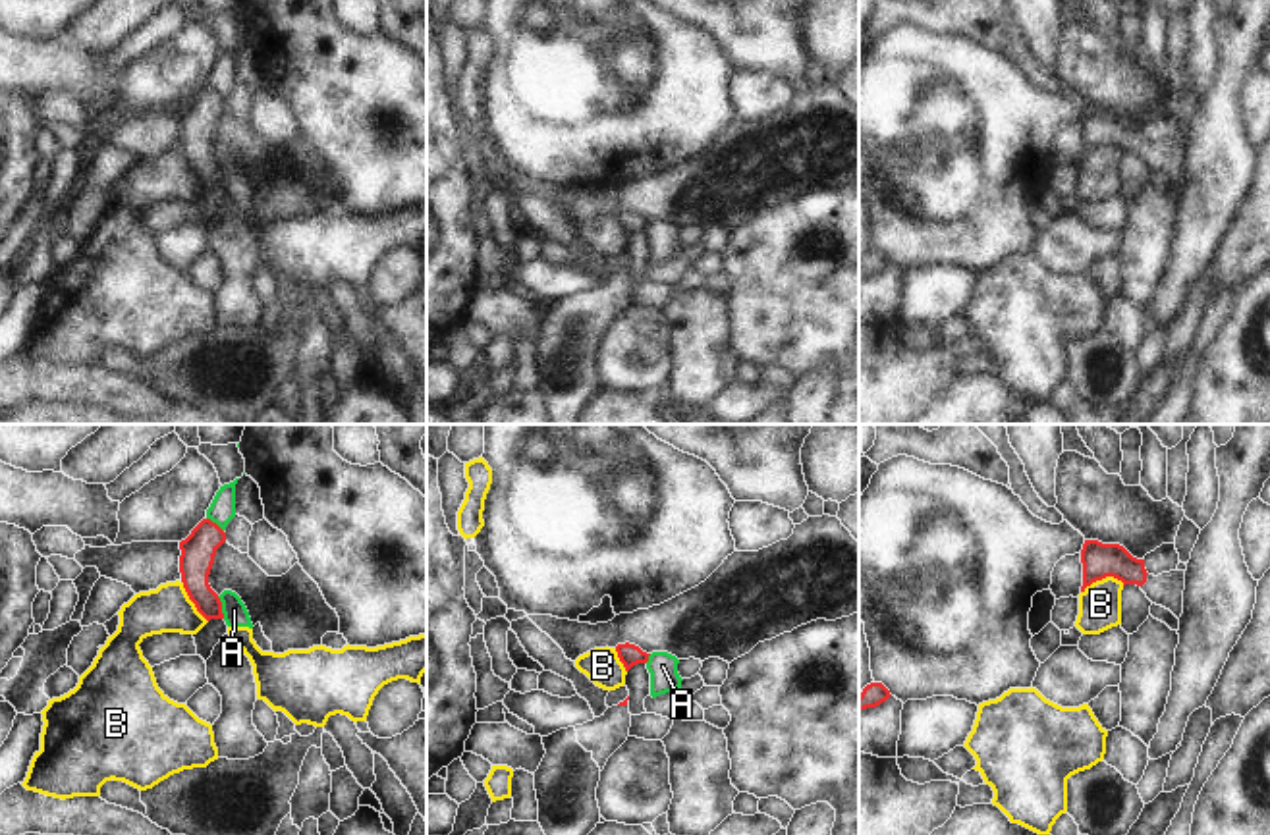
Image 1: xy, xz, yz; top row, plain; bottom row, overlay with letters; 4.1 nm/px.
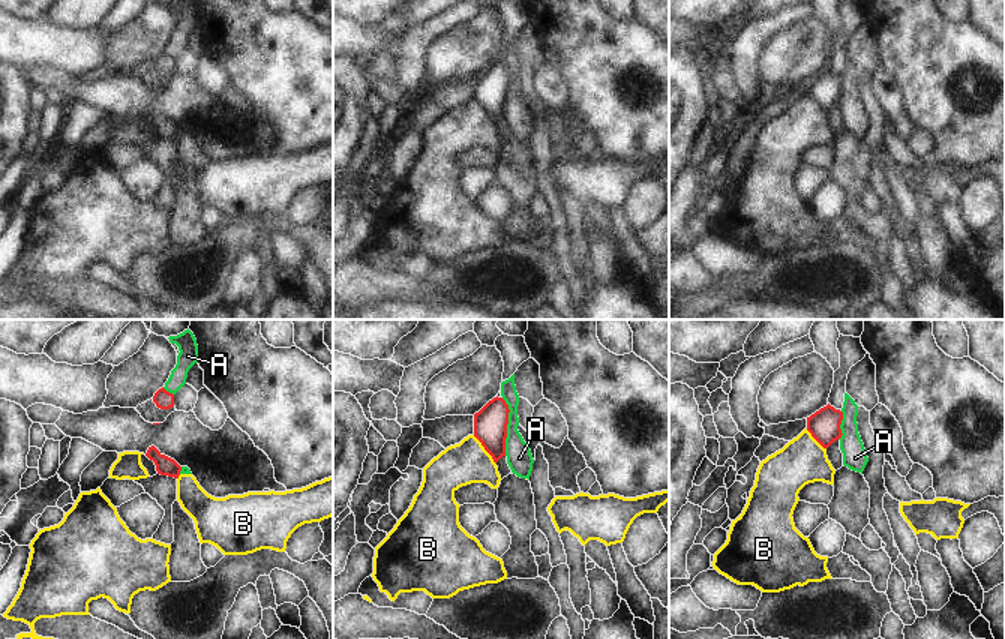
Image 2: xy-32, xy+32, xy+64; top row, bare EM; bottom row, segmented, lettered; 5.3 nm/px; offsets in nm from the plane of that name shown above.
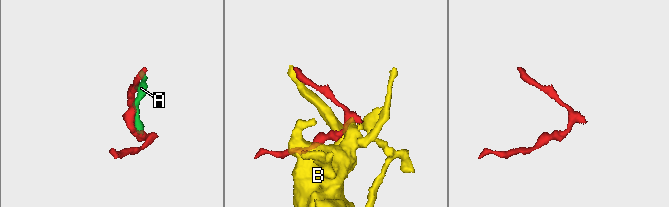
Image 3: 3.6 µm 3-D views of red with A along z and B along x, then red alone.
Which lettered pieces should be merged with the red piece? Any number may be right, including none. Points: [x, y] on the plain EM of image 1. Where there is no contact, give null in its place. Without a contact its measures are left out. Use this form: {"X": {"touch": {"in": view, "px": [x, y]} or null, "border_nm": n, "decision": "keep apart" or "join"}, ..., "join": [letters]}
{"A": {"touch": {"in": "xy", "px": [220, 176]}, "border_nm": 100, "decision": "keep apart"}, "B": {"touch": {"in": "yz", "px": [1103, 145]}, "border_nm": 190, "decision": "keep apart"}, "join": []}

